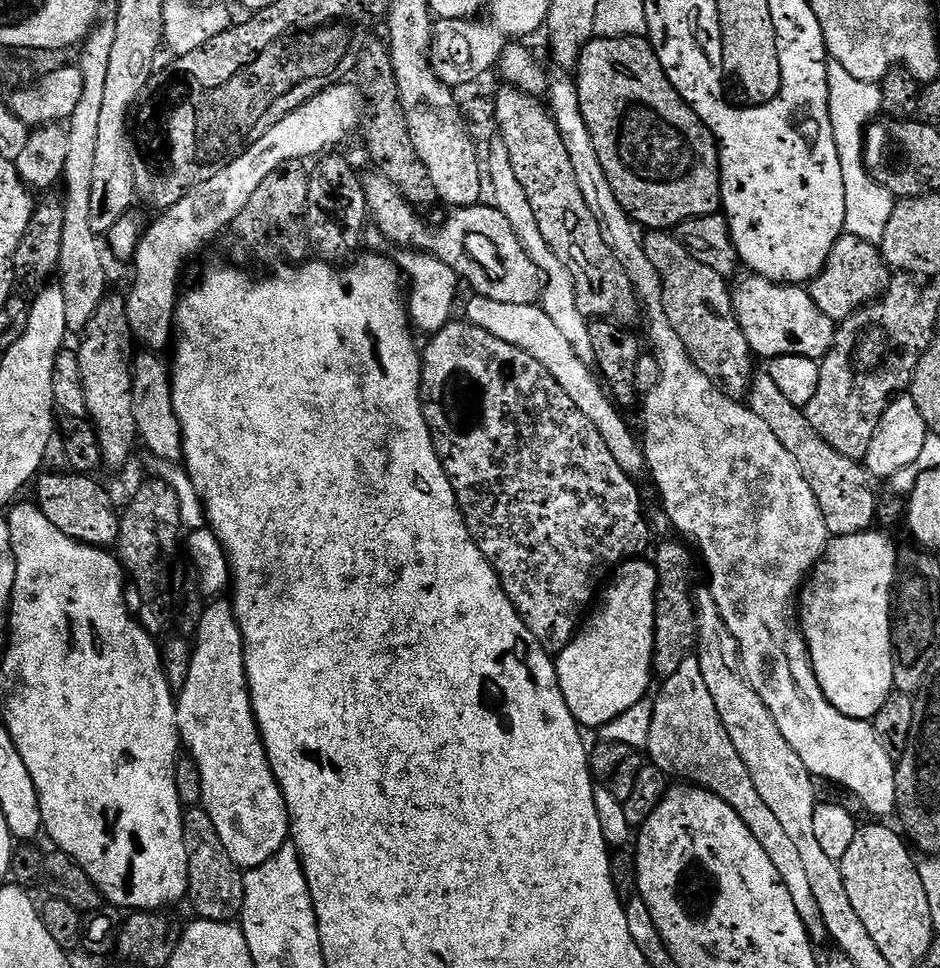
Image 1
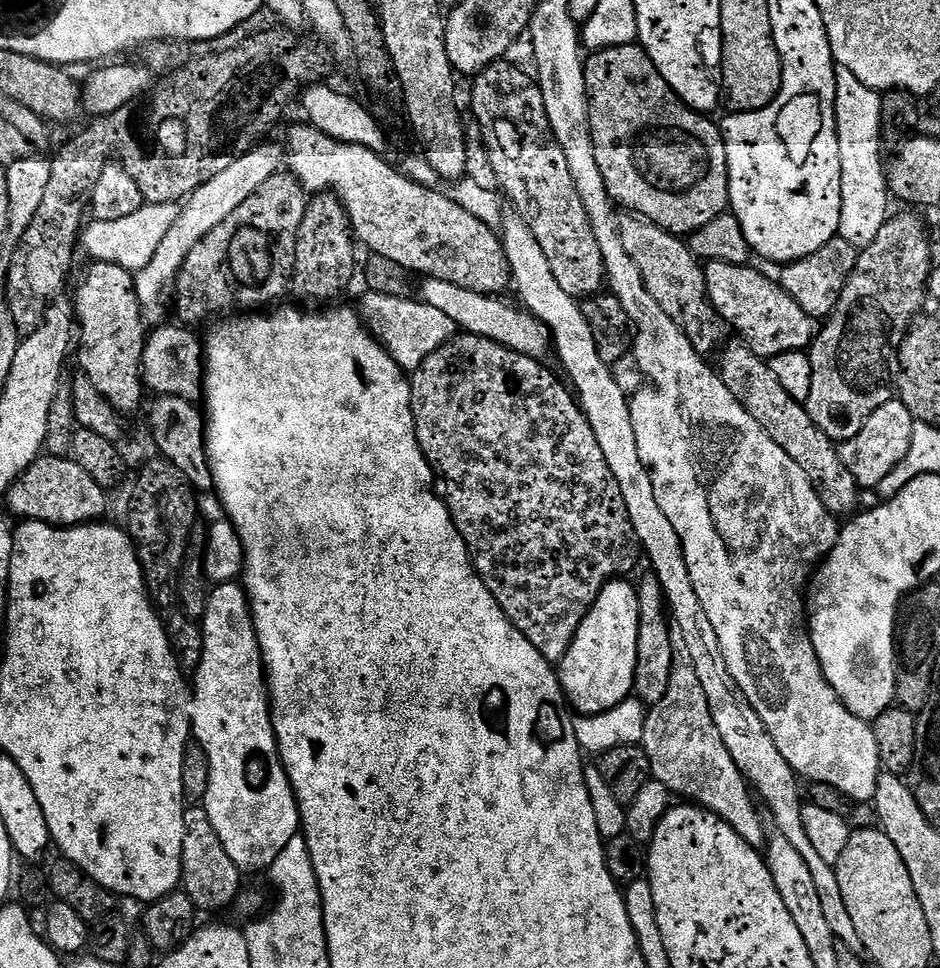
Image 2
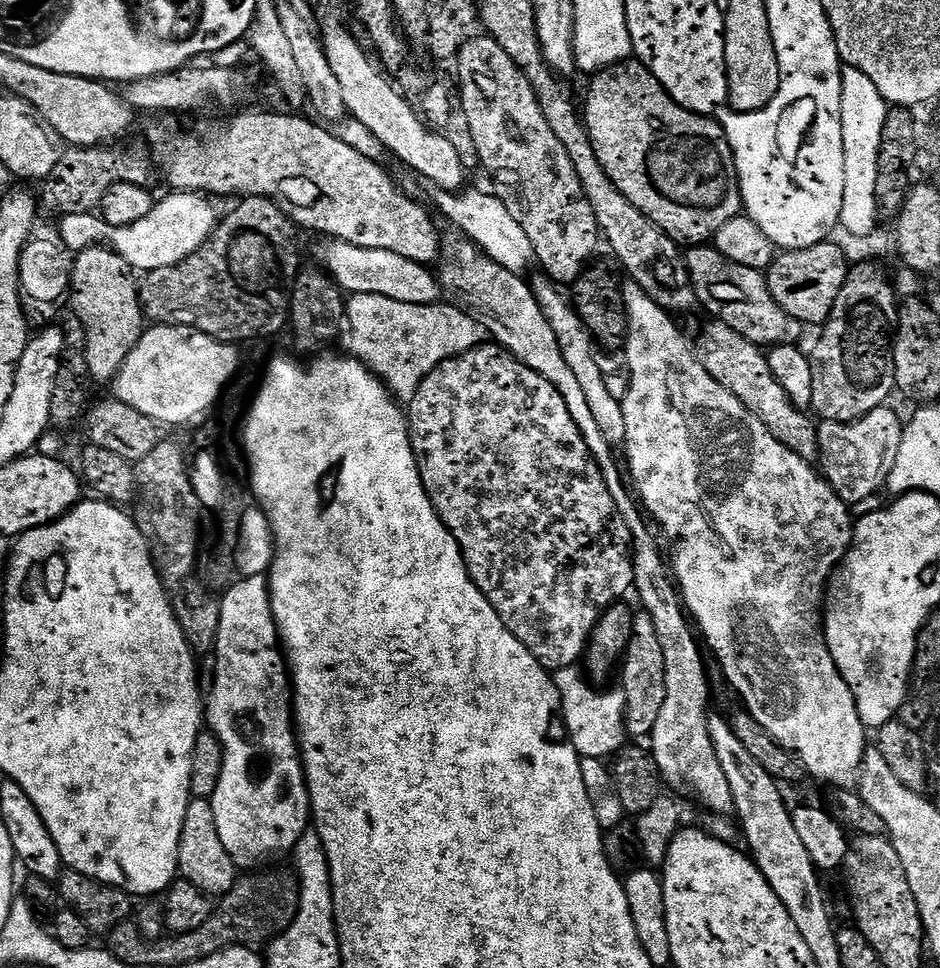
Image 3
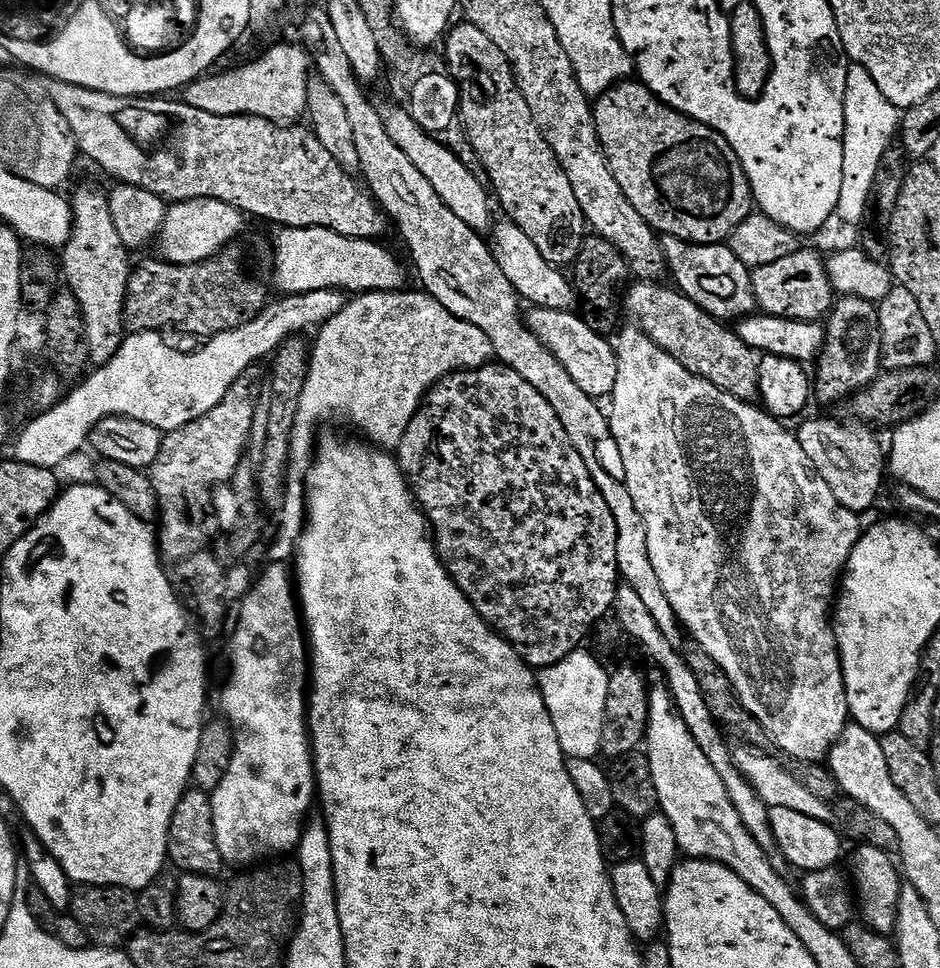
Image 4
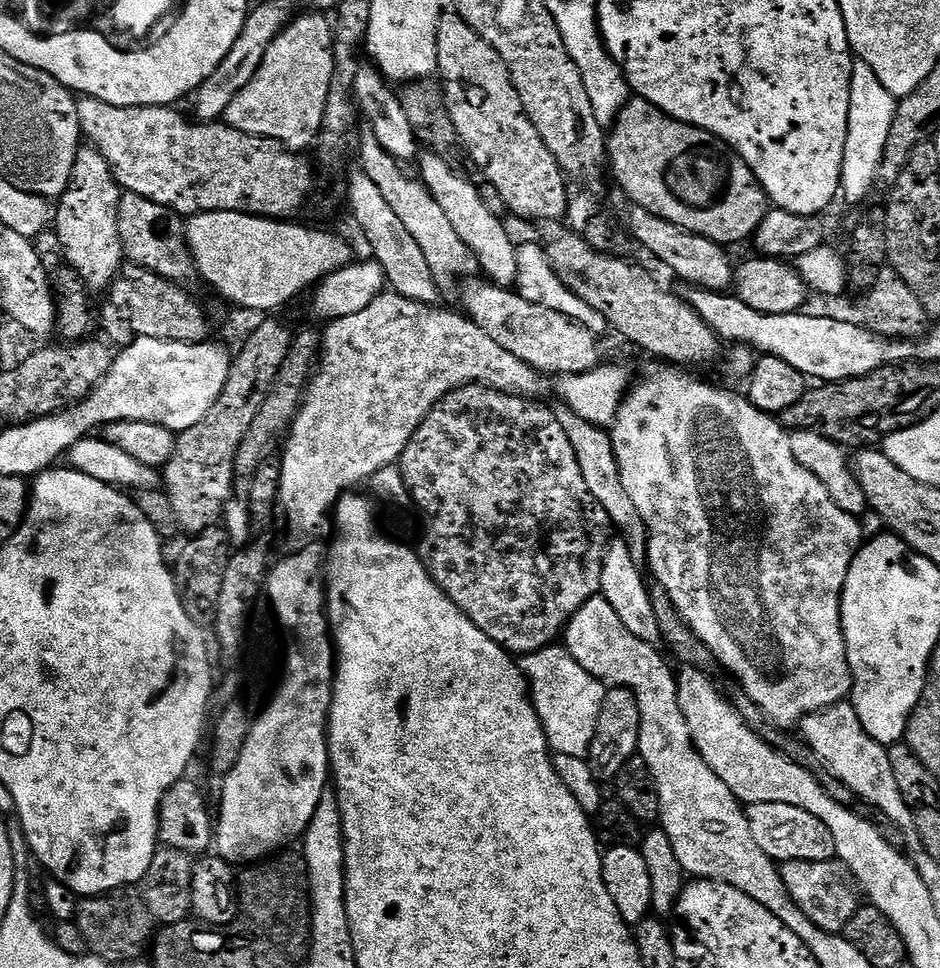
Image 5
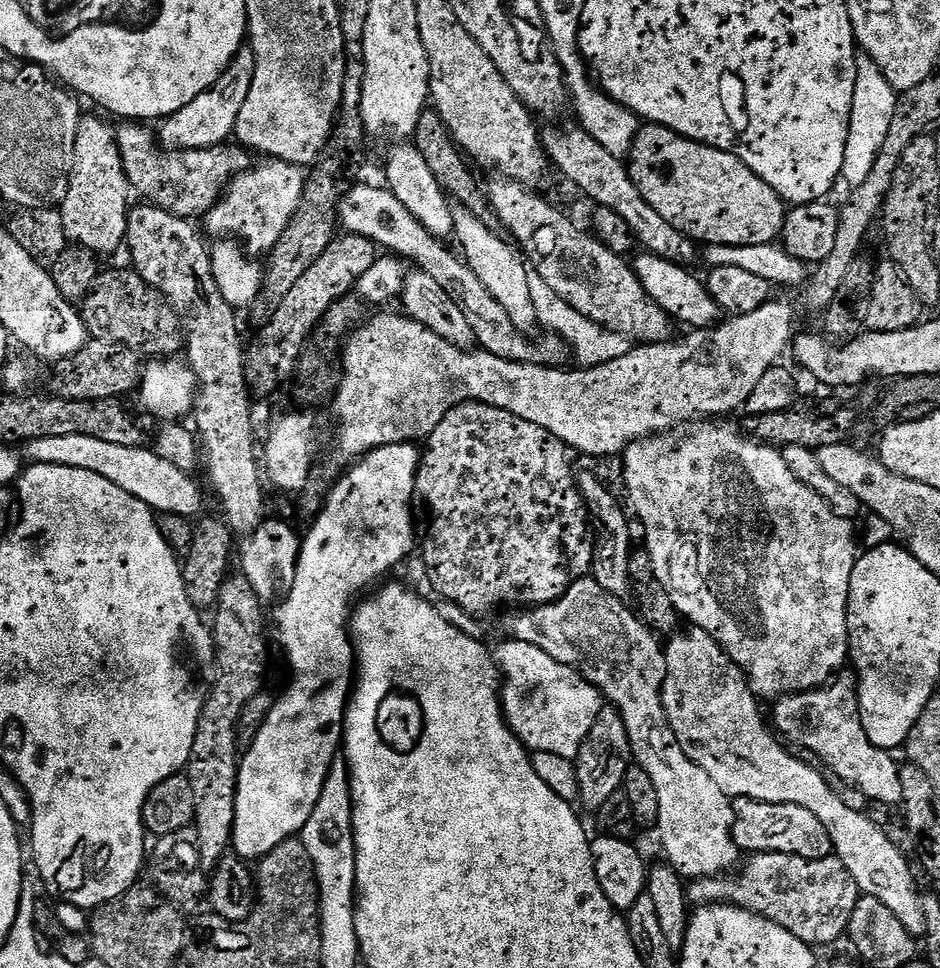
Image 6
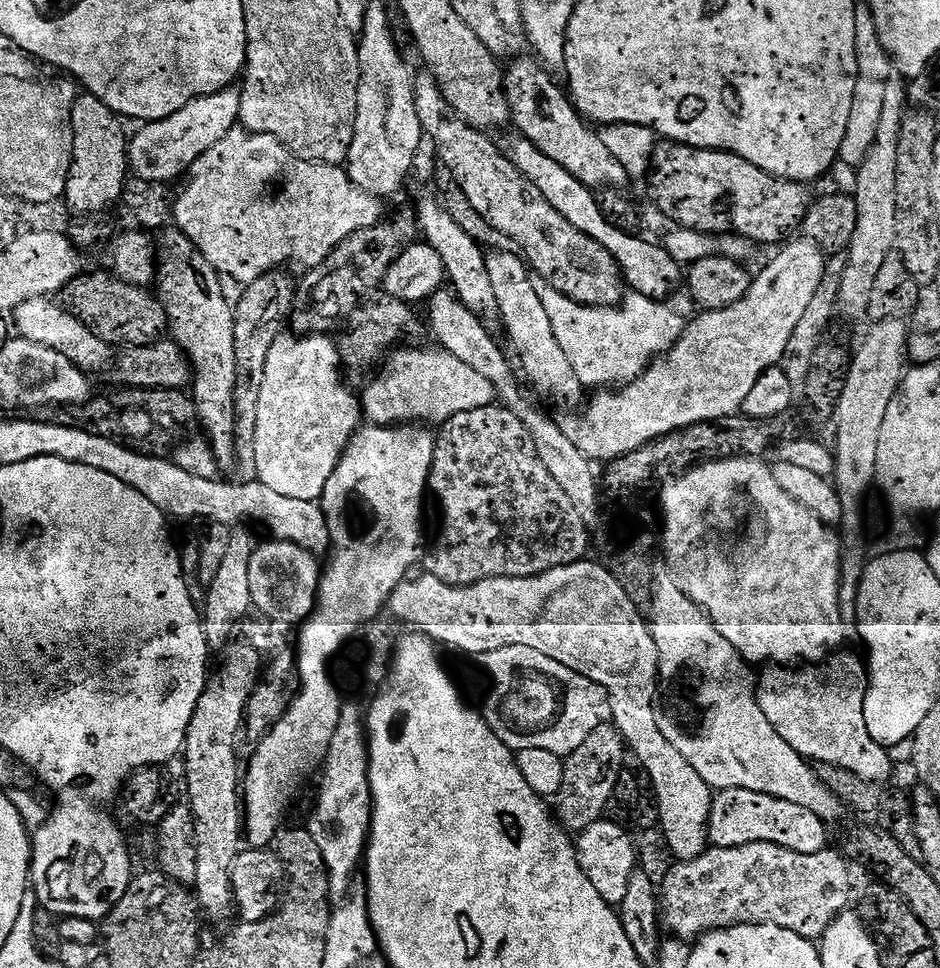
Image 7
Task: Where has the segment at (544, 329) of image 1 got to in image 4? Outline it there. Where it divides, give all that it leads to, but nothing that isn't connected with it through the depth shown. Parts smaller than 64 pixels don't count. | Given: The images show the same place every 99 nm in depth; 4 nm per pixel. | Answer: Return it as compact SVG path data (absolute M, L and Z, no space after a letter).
M280 228L276 236L276 252L274 248L274 284L281 289L281 293L290 296L303 296L305 292L313 292L314 290L330 290L338 288L345 294L363 294L366 292L398 292L405 287L404 284L404 268L396 261L395 256L387 252L383 248L383 243L375 240L355 240L354 238L346 238L342 234L338 234L334 230L326 230L325 228Z

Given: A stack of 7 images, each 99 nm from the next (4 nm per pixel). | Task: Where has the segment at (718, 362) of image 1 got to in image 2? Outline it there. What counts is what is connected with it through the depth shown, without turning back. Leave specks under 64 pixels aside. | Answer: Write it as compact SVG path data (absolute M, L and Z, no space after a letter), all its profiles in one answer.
M625 215L620 221L620 233L626 254L634 258L634 266L638 266L646 288L654 294L654 300L660 302L666 314L670 314L672 321L686 334L690 346L694 346L701 356L711 357L711 352L715 353L725 343L724 335L729 335L730 329L708 300L708 286L701 261L696 259L681 237L671 236L641 216Z

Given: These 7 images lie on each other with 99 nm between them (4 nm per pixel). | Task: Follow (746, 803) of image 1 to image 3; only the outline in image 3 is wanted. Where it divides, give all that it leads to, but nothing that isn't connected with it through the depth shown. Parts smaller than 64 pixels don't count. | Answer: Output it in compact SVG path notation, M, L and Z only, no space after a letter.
M452 235L456 236L443 237L438 257L438 279L441 289L447 295L449 292L450 295L457 296L452 298L459 301L465 309L479 314L482 320L484 315L483 323L486 328L488 323L488 328L492 331L491 339L511 356L516 356L523 364L530 366L530 370L542 374L542 378L546 378L546 382L550 382L554 390L562 394L562 402L566 402L570 418L574 418L590 454L602 470L602 478L614 498L614 506L618 506L618 514L624 516L626 526L632 535L634 592L635 595L640 595L639 607L647 612L654 622L654 634L658 634L662 642L662 658L666 658L666 702L662 702L658 722L654 722L654 730L650 737L652 759L660 767L660 775L667 783L669 780L670 783L676 784L681 780L710 811L716 812L712 814L731 813L734 809L734 794L730 794L730 784L726 782L726 774L722 771L718 756L714 754L714 744L710 742L708 676L704 673L704 656L696 645L698 636L682 605L673 579L667 572L665 561L663 564L660 558L660 550L648 530L649 521L634 499L622 475L621 465L620 468L616 465L616 456L612 453L615 452L613 445L609 444L602 430L598 430L598 422L586 403L586 394L583 393L578 378L574 378L570 366L566 366L566 358L562 358L562 350L558 346L554 330L542 314L531 283L527 279L524 281L523 275L498 266L498 262L485 256L478 245L473 244L467 236Z

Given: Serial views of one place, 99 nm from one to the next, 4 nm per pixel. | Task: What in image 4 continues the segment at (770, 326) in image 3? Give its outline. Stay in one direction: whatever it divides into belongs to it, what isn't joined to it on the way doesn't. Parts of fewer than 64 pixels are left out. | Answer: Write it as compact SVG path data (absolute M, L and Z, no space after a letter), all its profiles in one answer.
M666 236L661 239L660 245L668 263L668 272L676 279L675 287L714 319L736 322L757 311L750 270L738 262L738 258L734 258L727 243L691 244L682 238Z

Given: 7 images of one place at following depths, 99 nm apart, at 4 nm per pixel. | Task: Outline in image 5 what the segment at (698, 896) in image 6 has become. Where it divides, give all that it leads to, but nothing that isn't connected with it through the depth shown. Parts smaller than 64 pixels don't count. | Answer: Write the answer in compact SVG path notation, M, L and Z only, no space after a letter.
M835 858L826 862L802 862L801 860L787 861L780 868L786 890L790 898L818 926L827 932L843 933L844 928L854 918L854 914L862 907L860 885L856 883L856 875Z

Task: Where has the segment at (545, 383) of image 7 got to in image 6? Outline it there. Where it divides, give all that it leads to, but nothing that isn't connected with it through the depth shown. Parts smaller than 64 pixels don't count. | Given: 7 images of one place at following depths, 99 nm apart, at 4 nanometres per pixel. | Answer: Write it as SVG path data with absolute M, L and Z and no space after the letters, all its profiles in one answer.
M456 206L452 209L454 218L454 240L460 243L459 251L462 259L474 274L478 274L478 282L494 294L494 299L506 309L506 314L514 326L526 334L531 333L532 327L537 327L536 311L530 302L530 265L523 252L515 243L509 242L504 236L494 234L470 214L470 210Z

